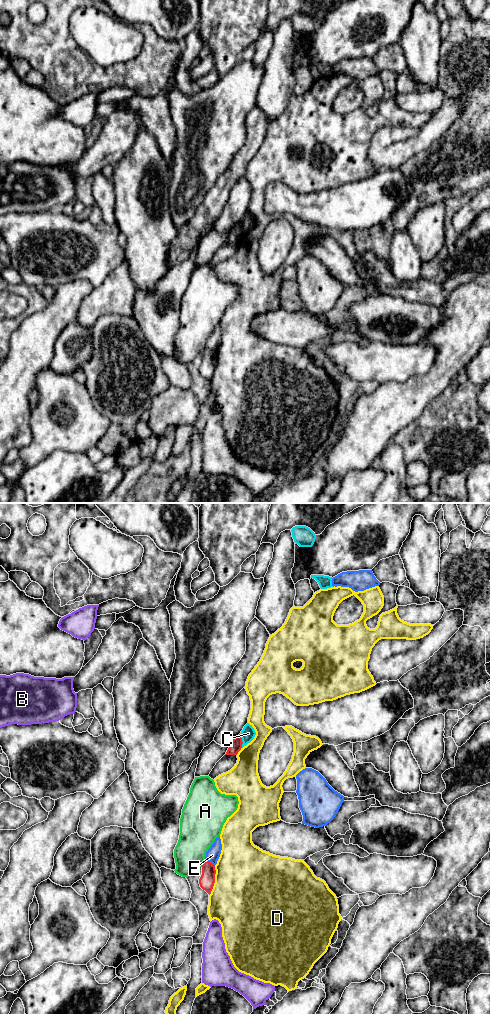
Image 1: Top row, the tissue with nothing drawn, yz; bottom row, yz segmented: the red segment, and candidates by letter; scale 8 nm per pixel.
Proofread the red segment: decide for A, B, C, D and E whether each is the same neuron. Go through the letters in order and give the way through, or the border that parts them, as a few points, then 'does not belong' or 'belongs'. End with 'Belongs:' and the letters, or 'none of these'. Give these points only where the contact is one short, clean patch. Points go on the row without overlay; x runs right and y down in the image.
A: does not belong
B: does not belong
C: border along yz (239, 222), (242, 228), (242, 235); does not belong
D: does not belong
E: does not belong
Belongs: none of these

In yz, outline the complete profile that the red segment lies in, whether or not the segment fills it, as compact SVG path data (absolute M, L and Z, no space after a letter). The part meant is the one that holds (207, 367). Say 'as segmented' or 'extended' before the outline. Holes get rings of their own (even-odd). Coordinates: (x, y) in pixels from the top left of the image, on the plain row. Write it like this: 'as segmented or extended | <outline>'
as segmented | M204 349L202 353L202 363L199 367L200 375L208 382L212 379L215 371L215 353L209 349Z

